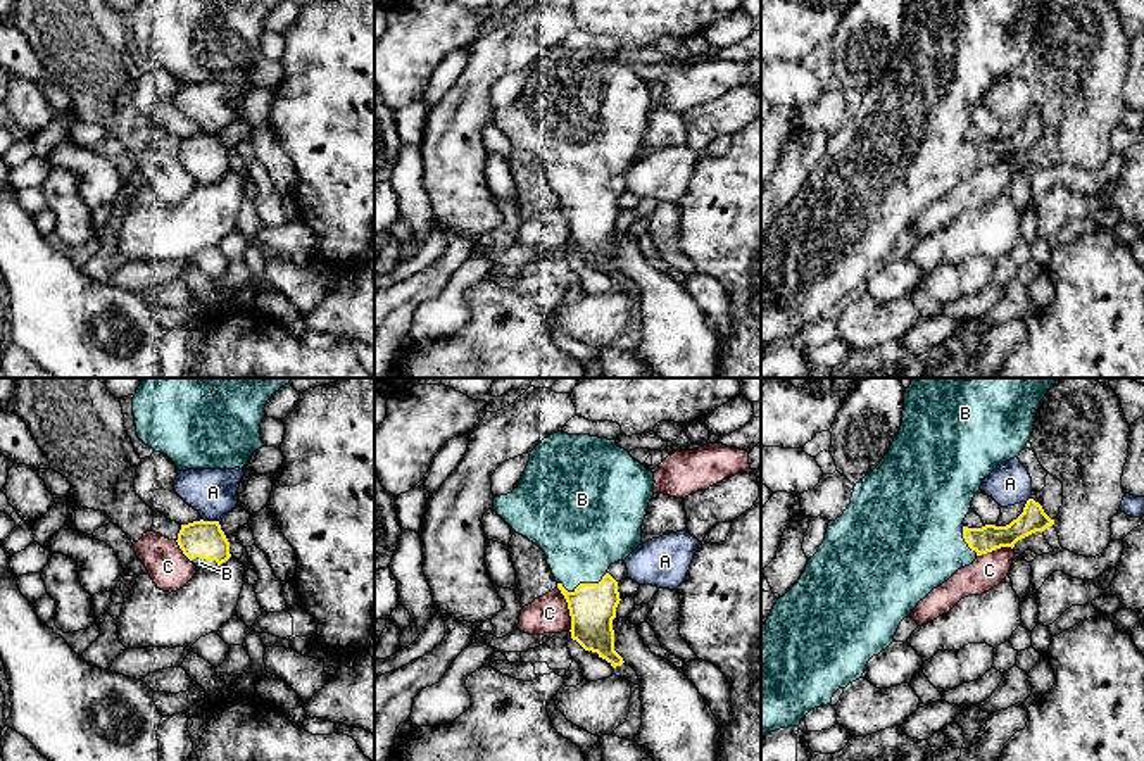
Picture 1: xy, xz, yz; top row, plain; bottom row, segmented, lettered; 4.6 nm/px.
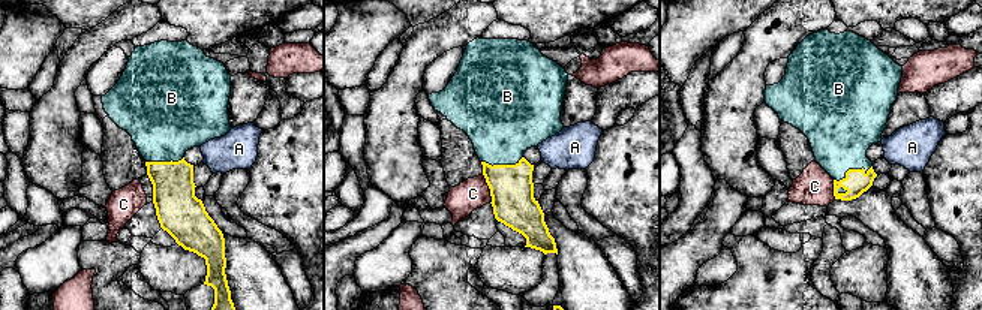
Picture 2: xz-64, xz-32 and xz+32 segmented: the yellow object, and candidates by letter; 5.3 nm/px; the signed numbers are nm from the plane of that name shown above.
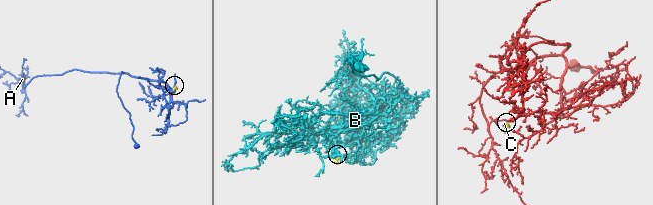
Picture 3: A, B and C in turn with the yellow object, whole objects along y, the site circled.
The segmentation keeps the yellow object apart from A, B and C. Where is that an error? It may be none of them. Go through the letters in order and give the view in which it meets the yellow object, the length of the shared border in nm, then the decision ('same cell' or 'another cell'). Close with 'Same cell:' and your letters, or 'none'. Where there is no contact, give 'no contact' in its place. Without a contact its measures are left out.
A: contact in xy; length 80 nm; another cell
B: contact in xz; length 240 nm; same cell
C: contact in xz; length 220 nm; another cell
Same cell: B

